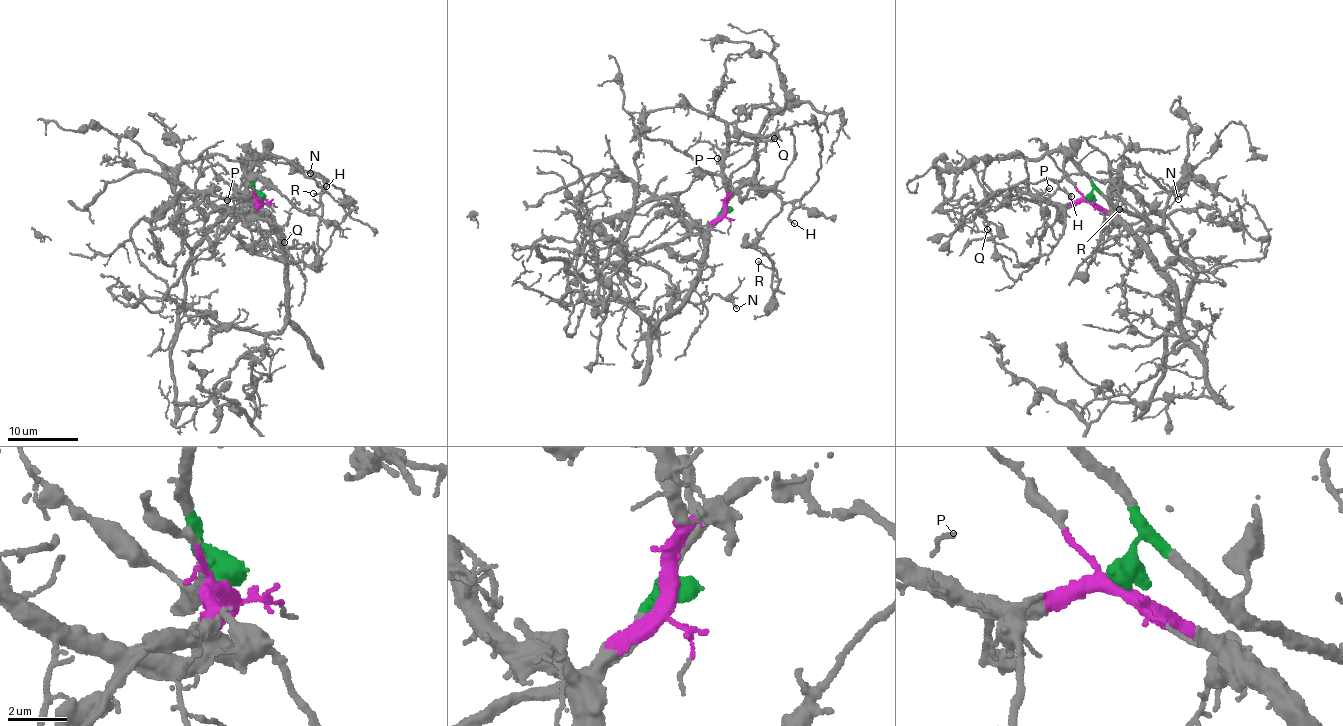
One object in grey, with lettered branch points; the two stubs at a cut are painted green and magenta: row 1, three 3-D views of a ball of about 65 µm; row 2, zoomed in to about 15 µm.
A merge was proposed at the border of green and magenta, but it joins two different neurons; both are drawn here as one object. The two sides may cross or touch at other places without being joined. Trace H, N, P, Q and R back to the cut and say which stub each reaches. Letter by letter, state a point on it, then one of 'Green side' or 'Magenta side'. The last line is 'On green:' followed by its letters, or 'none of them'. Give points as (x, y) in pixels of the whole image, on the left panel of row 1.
H: Place: (326, 186). Green side
N: Place: (310, 173). Green side
P: Place: (227, 200). Magenta side
Q: Place: (284, 242). Magenta side
R: Place: (313, 193). Green side
On green: H, N, R

